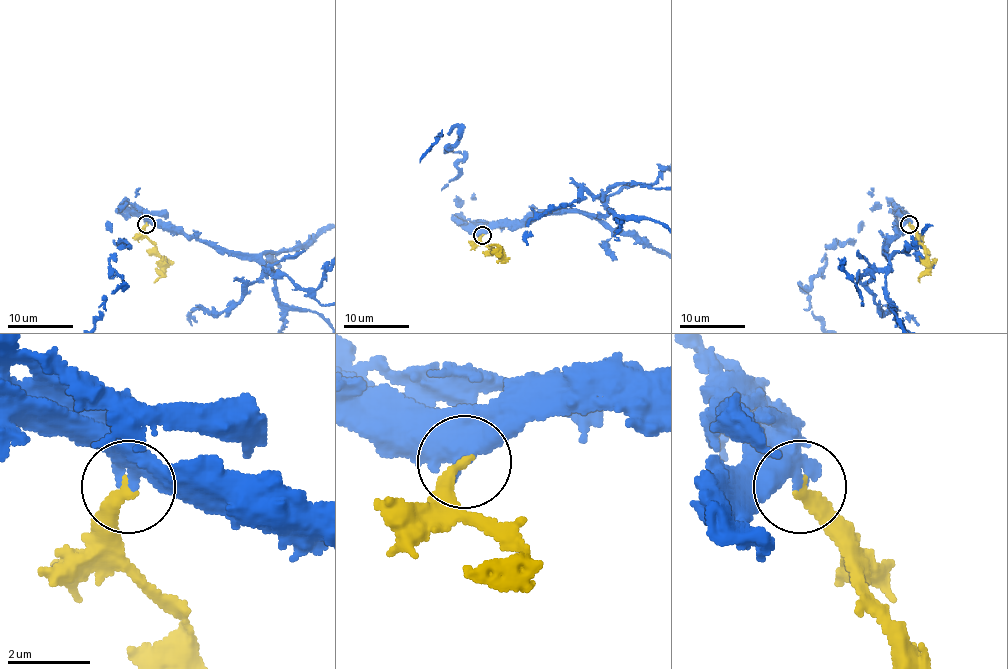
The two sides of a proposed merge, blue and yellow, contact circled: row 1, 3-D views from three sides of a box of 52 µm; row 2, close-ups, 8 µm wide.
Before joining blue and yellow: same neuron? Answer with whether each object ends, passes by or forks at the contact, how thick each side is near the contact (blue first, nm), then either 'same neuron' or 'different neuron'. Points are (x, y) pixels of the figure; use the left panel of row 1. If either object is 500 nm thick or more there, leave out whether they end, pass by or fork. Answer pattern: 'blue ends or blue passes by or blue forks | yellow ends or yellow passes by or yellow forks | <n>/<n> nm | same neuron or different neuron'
500/320 nm | same neuron

